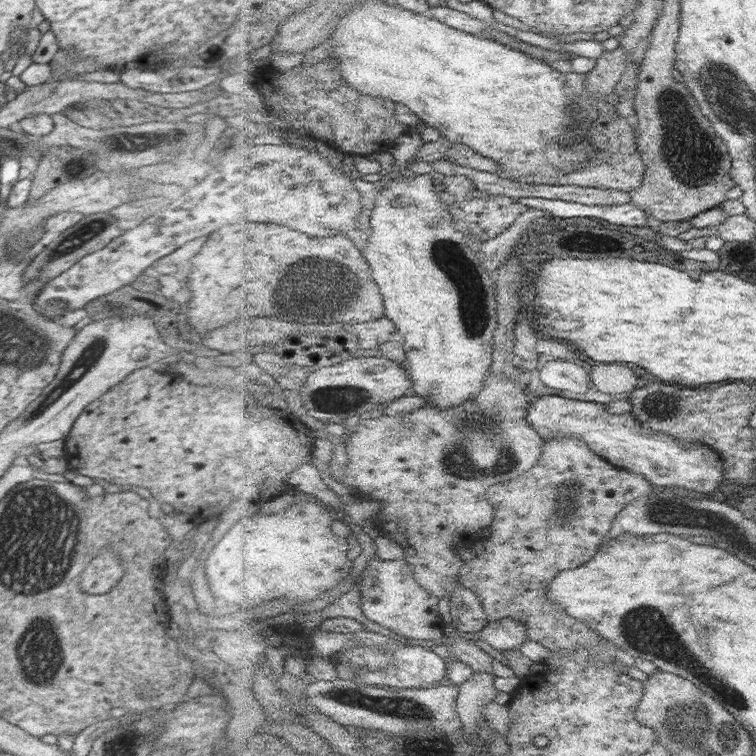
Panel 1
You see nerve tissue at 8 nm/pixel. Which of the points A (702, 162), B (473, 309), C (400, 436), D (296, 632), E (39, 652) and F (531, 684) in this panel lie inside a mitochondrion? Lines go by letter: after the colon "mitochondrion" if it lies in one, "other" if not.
A: mitochondrion
B: mitochondrion
C: other
D: other
E: mitochondrion
F: other

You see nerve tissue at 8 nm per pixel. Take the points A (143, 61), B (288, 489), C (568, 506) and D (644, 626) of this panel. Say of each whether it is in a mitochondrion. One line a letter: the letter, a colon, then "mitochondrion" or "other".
A: other
B: other
C: mitochondrion
D: mitochondrion

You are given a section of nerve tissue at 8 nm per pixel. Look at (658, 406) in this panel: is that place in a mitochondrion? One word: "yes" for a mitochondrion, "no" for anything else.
yes

